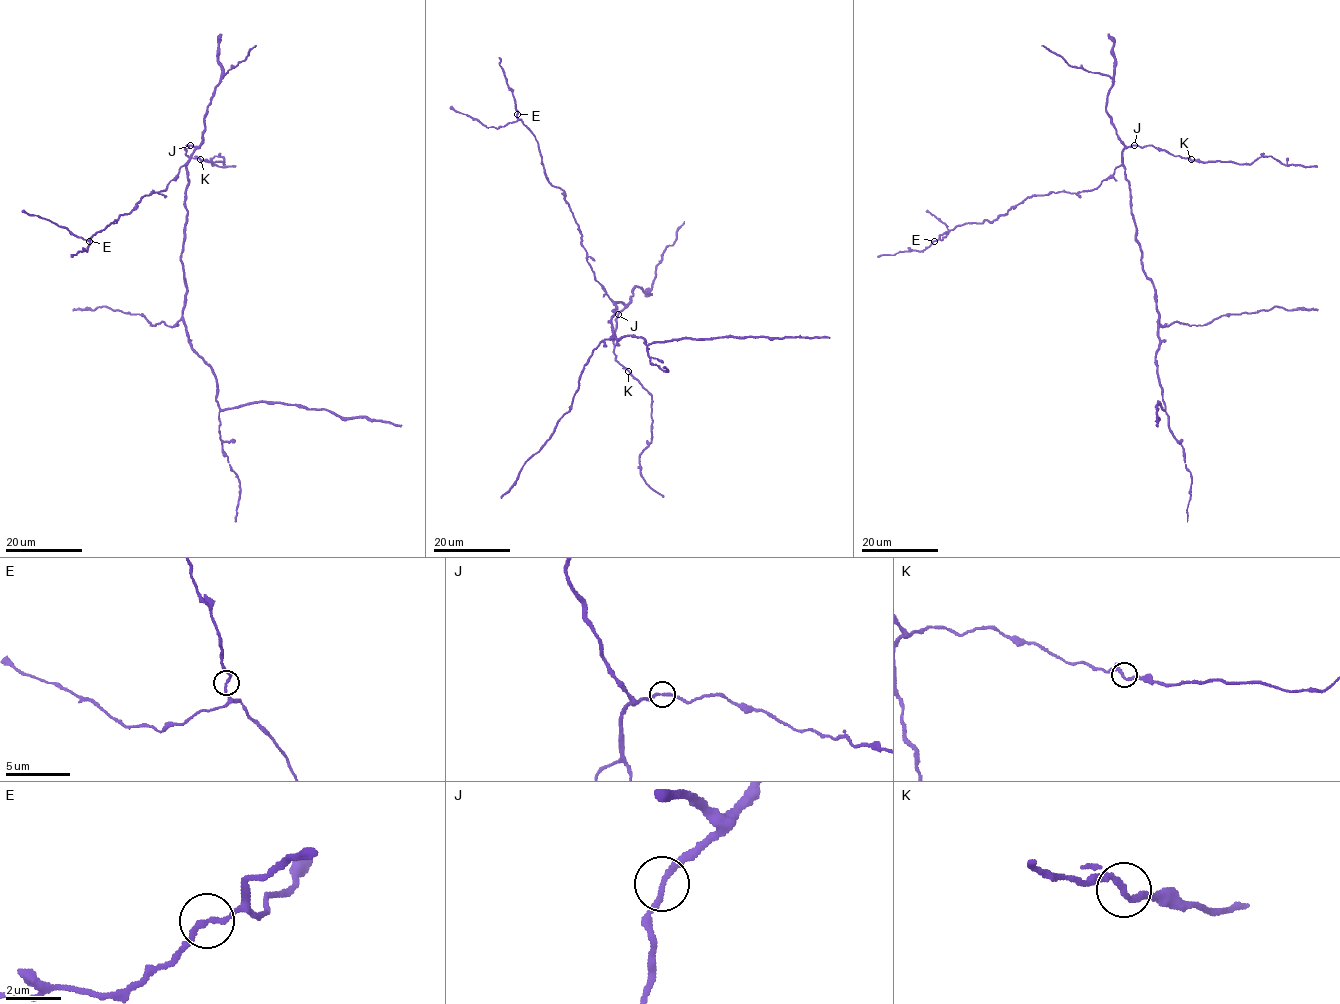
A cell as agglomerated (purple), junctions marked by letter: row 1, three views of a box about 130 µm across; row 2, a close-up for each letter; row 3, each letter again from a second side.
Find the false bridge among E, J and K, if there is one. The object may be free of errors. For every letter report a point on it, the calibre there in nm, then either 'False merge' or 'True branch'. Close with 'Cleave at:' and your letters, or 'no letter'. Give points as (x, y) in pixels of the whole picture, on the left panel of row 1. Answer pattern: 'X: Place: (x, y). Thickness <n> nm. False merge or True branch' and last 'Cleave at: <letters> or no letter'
E: Place: (89, 241). Thickness 190 nm. True branch
J: Place: (190, 145). Thickness 200 nm. True branch
K: Place: (200, 159). Thickness 200 nm. True branch
Cleave at: no letter

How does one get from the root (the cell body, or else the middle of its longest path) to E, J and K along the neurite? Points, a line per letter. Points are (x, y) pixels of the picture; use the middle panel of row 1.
E: (613, 316), (616, 306), (595, 279), (565, 192), (549, 182), (536, 137), (517, 114)
J: (613, 316), (615, 304), (621, 302), (625, 306), (617, 314)
K: (613, 316), (615, 304), (621, 302), (625, 307), (617, 315), (613, 335), (615, 359), (628, 371)

